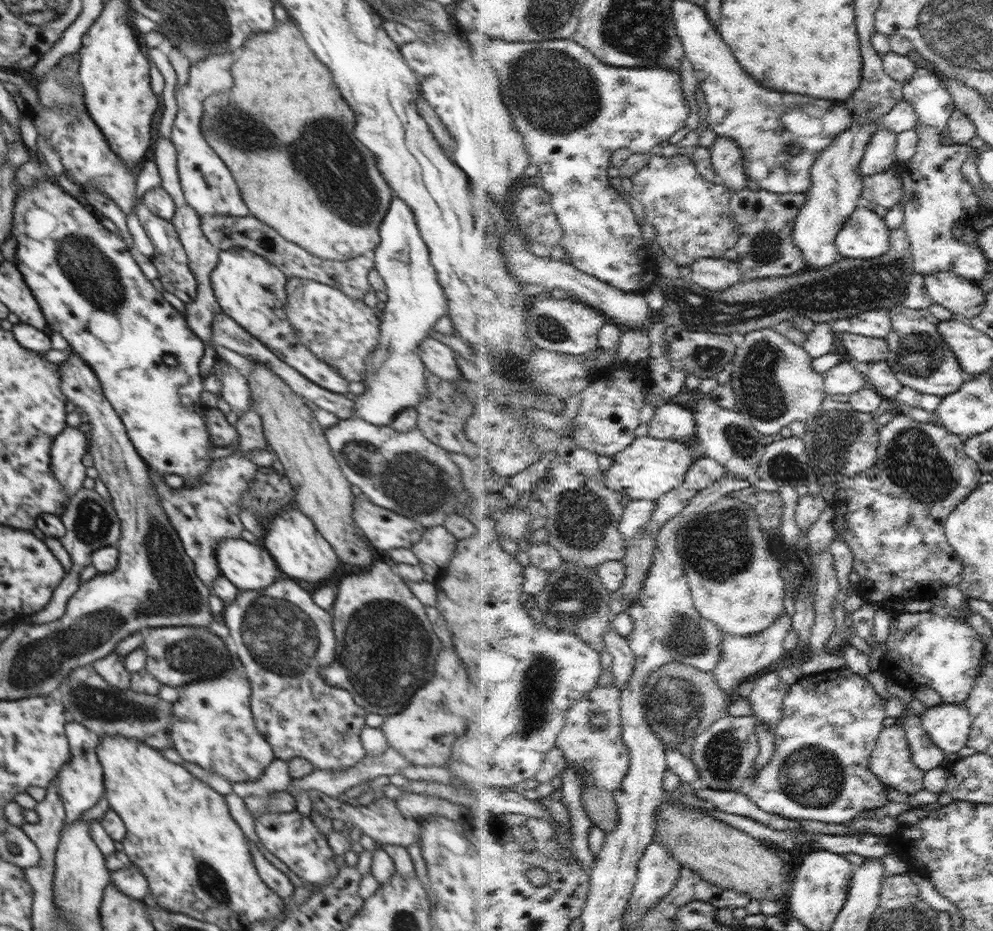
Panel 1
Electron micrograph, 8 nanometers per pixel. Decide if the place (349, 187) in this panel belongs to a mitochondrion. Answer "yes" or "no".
yes

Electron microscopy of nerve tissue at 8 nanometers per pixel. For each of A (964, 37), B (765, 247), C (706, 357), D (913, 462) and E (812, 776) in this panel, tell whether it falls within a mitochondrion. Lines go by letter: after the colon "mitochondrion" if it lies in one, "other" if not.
A: mitochondrion
B: mitochondrion
C: mitochondrion
D: mitochondrion
E: mitochondrion

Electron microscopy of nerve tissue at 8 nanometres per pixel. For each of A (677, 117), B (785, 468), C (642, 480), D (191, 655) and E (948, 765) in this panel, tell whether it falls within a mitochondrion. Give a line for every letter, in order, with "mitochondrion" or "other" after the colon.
A: other
B: mitochondrion
C: other
D: mitochondrion
E: other

